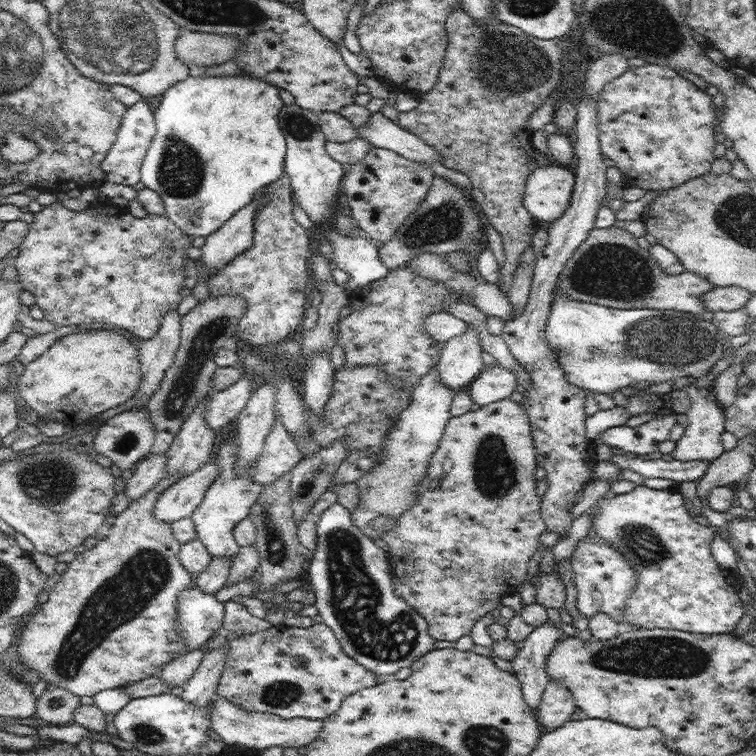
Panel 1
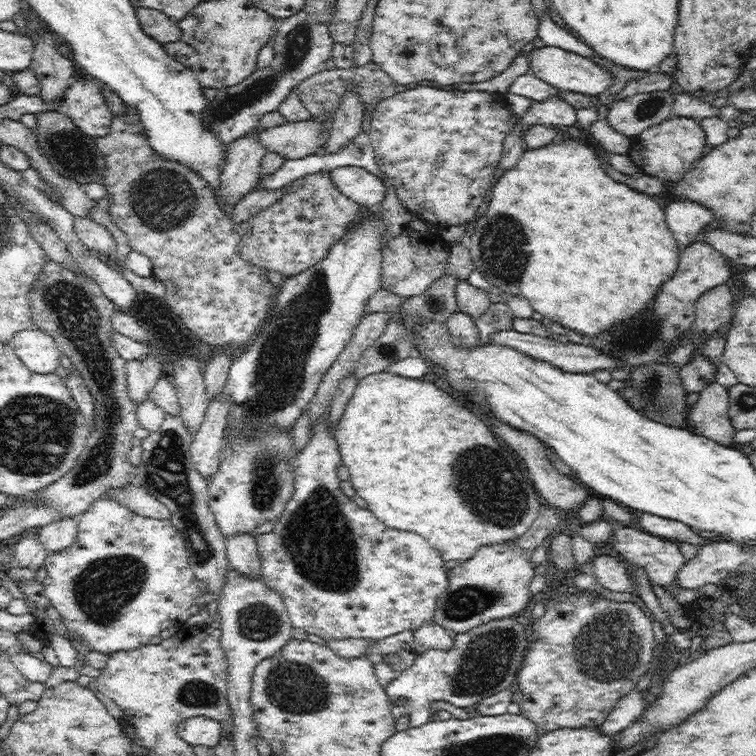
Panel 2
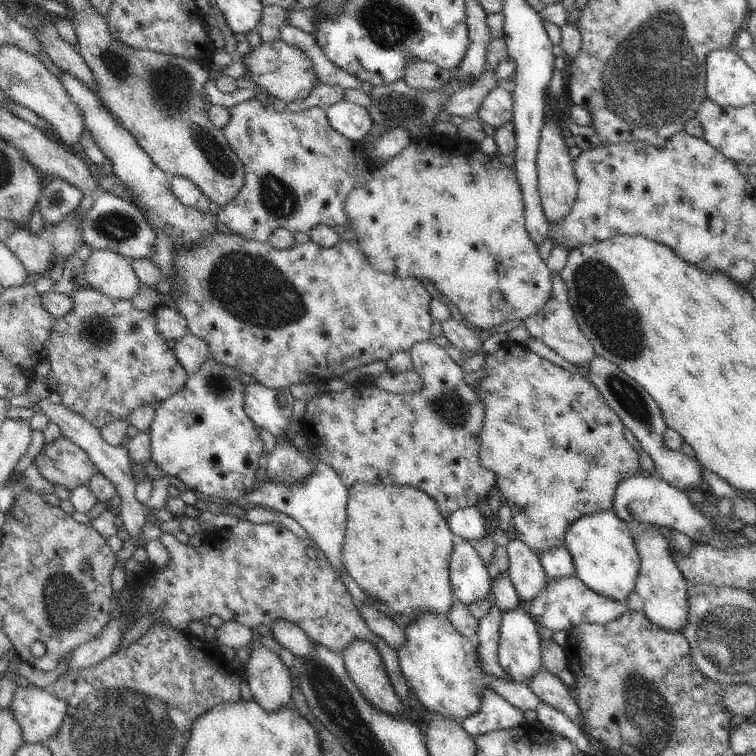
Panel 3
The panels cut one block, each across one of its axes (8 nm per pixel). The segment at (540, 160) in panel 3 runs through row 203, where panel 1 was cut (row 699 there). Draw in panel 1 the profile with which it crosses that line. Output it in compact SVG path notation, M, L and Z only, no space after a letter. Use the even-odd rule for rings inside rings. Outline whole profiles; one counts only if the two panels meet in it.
M550 679L540 704L534 711L537 721L543 727L543 732L550 732L570 721L570 716L574 714L576 707L572 691L564 687L560 681Z

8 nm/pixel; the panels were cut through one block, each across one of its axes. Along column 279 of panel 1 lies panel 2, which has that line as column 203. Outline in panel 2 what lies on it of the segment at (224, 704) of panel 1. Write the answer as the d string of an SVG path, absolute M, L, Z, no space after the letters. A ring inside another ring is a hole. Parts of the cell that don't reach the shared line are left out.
M193 716L184 719L177 728L177 734L194 746L214 748L222 738L224 730L220 721L207 716Z

